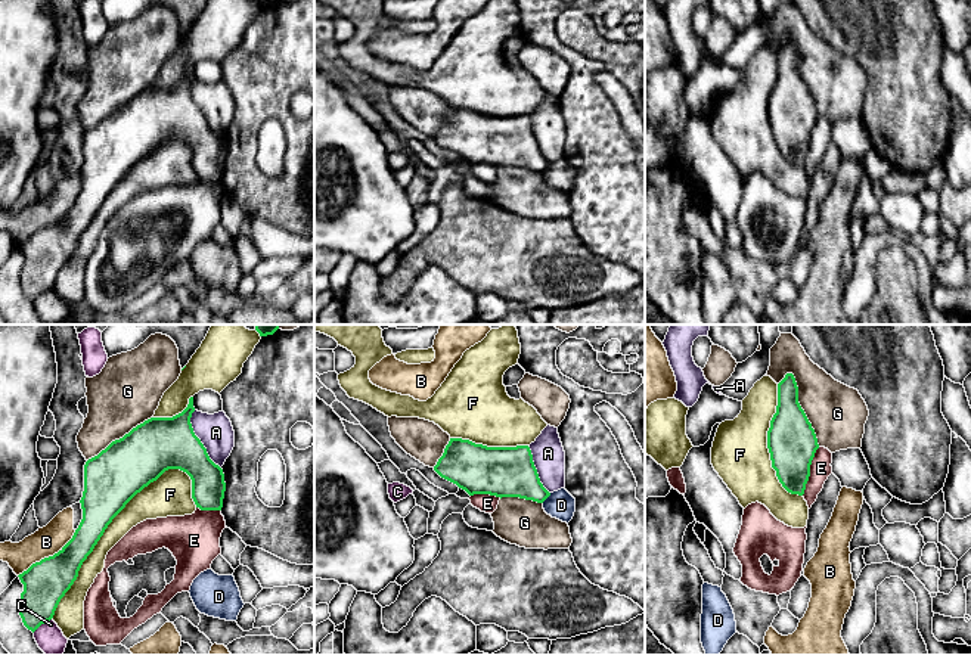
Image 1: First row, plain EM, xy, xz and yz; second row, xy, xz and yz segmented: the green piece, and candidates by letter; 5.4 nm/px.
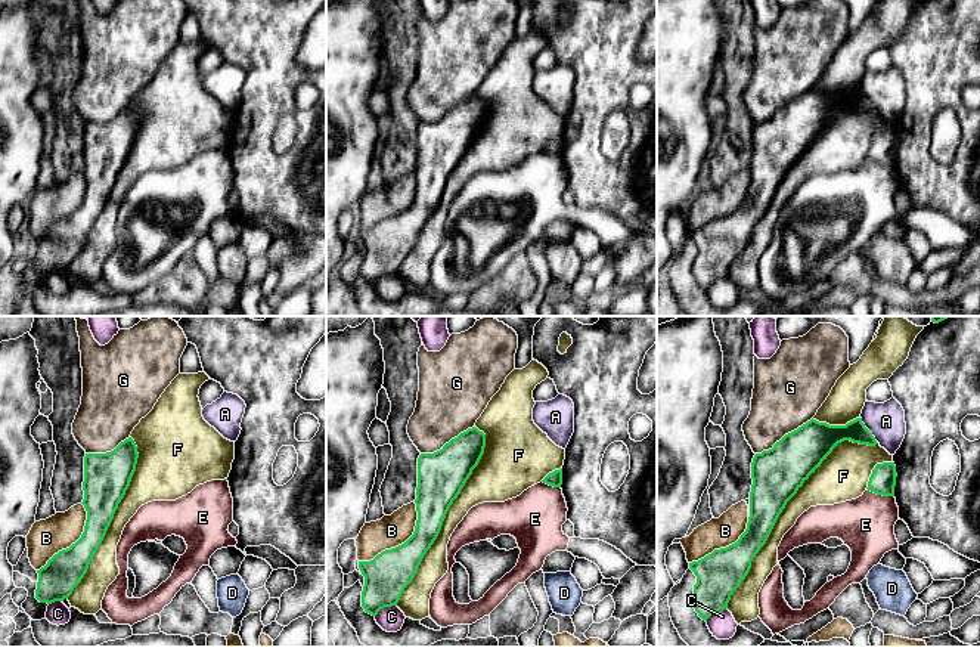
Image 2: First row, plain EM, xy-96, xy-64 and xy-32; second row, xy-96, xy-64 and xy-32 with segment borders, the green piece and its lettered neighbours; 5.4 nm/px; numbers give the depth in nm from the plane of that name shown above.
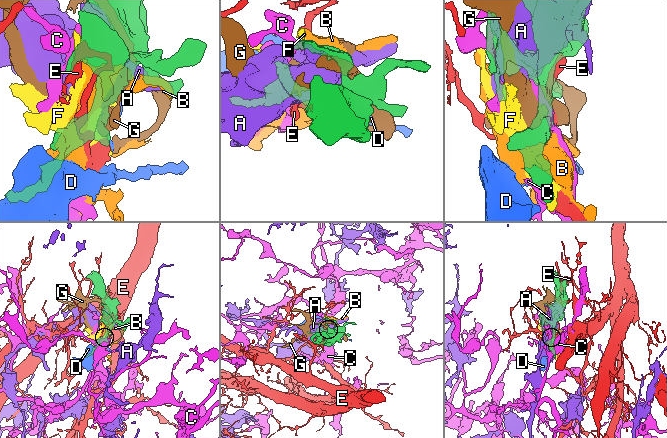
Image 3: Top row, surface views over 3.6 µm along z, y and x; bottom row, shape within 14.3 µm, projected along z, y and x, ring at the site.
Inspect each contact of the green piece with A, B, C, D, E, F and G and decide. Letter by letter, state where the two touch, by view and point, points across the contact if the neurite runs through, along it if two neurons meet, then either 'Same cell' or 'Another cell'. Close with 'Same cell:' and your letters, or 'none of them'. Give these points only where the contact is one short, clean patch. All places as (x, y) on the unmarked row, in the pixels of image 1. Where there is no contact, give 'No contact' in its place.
A: Touches green at xy (199, 109). Another cell
B: Touches green at xy (49, 226). Another cell
C: Touches green at xy (42, 292). Another cell
D: Touches green at xz (546, 167). Boundary: xz (551, 163), (542, 171). Another cell
E: Touches green at yz (809, 140). Another cell
F: Touches green at xy (104, 201). Another cell
G: Touches green at yz (800, 77). Another cell
Same cell: none of them

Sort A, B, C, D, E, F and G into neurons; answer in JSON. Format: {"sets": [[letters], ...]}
{"sets": [["A"], ["B"], ["C"], ["D"], ["E"], ["F"], ["G"]]}

